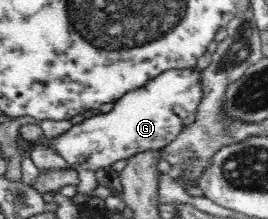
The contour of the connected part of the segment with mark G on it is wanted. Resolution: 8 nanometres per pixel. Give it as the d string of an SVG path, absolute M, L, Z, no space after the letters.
M173 69L157 75L141 89L126 93L106 114L71 126L61 135L30 142L23 140L20 149L31 154L35 145L42 145L56 153L79 174L78 192L87 193L96 187L95 172L110 168L120 160L129 160L143 151L161 150L181 133L181 130L195 119L195 112L201 99L200 75L196 69Z

